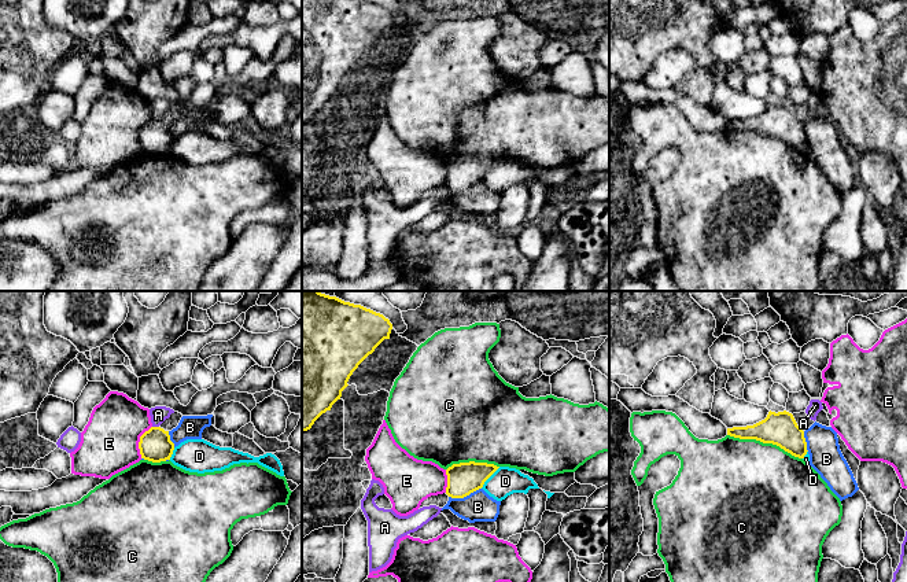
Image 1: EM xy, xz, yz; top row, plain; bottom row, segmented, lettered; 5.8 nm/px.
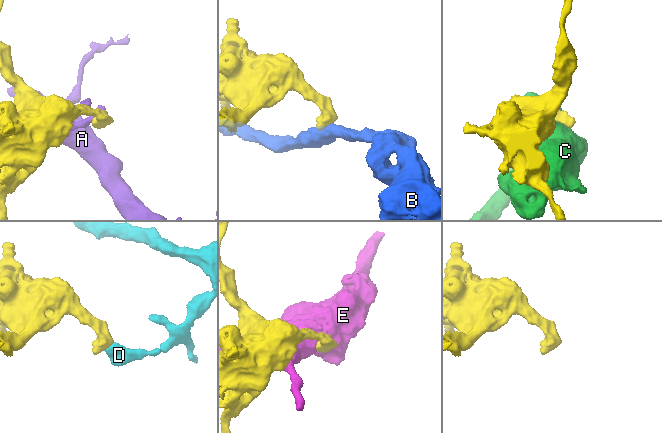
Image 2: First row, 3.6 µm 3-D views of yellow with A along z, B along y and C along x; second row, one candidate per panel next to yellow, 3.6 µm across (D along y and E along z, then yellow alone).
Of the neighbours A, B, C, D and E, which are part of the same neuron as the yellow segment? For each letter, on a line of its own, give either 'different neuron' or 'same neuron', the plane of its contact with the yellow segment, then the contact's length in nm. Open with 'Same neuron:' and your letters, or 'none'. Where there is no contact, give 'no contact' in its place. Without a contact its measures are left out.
Same neuron: none
A: different neuron; meets yellow in xy; contact 40 nm long
B: different neuron; meets yellow in xz; contact 200 nm long
C: different neuron; meets yellow in yz; contact 460 nm long
D: different neuron; meets yellow in xz; contact 170 nm long
E: different neuron; meets yellow in xy; contact 200 nm long

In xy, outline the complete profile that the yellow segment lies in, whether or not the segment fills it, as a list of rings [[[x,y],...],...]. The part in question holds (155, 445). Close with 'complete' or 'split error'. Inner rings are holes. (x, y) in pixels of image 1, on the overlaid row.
[[[151,427],[140,436],[139,449],[141,458],[161,463],[170,460],[174,443],[170,441],[169,431],[161,427]]] | complete

